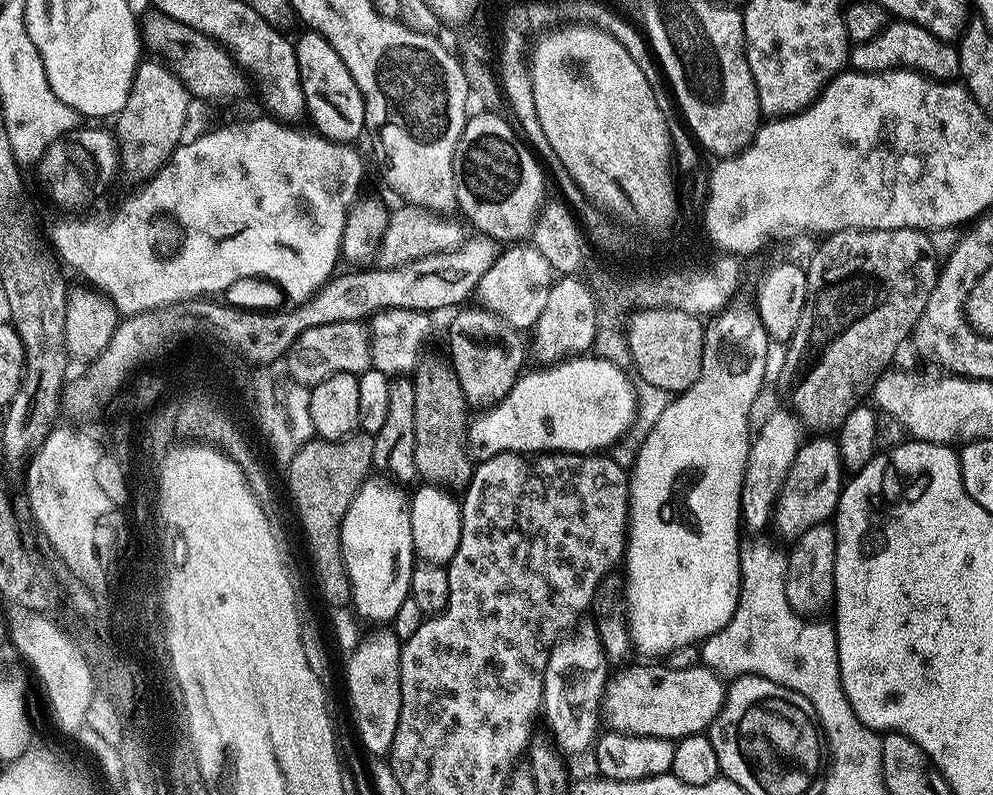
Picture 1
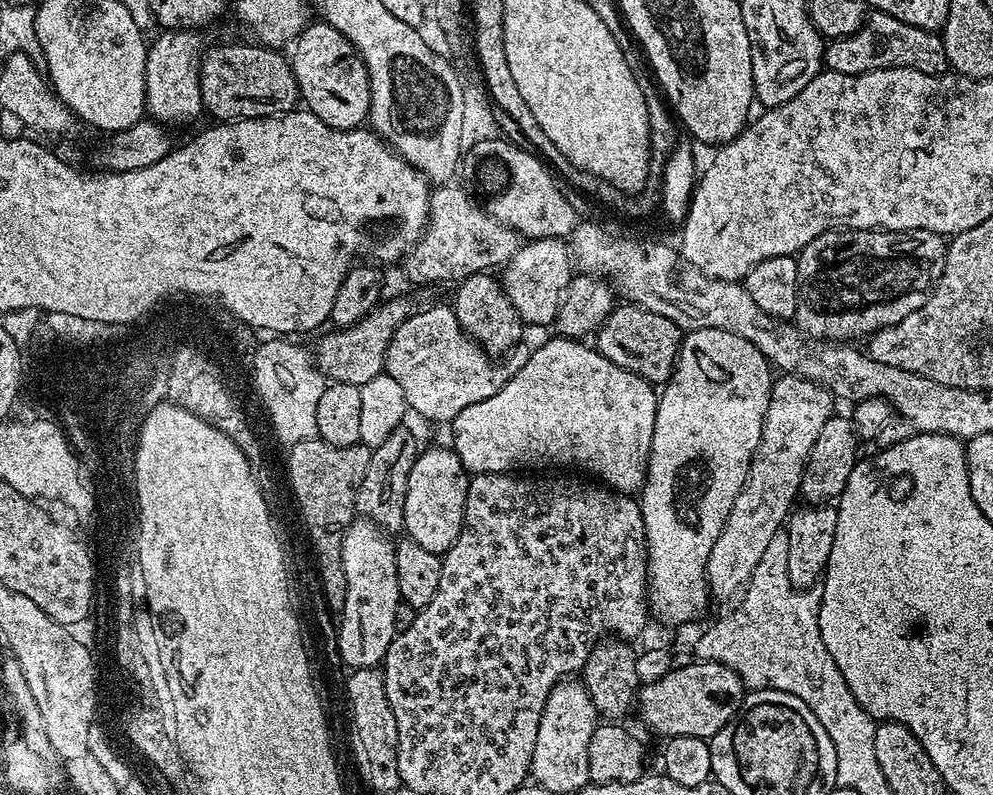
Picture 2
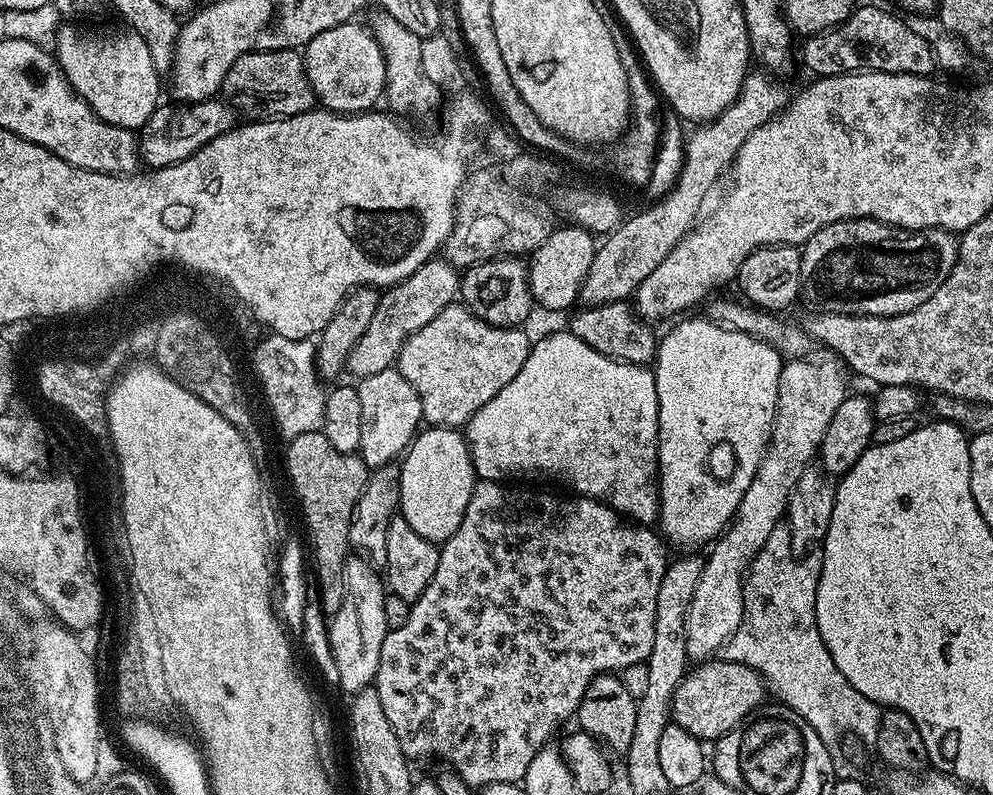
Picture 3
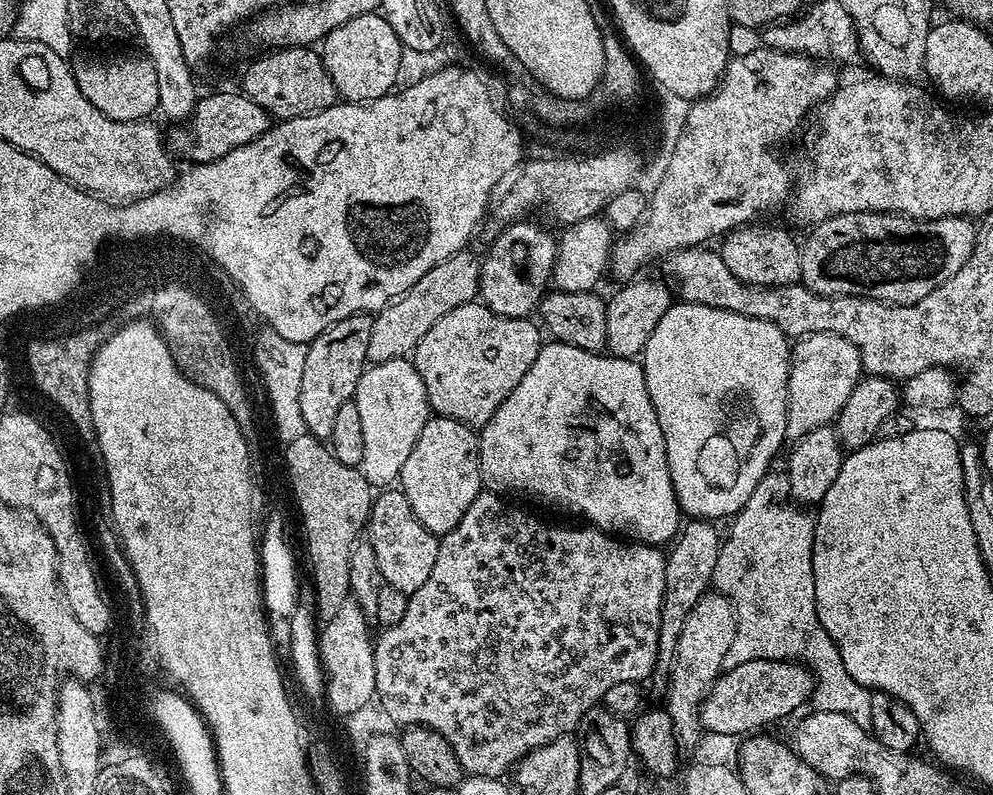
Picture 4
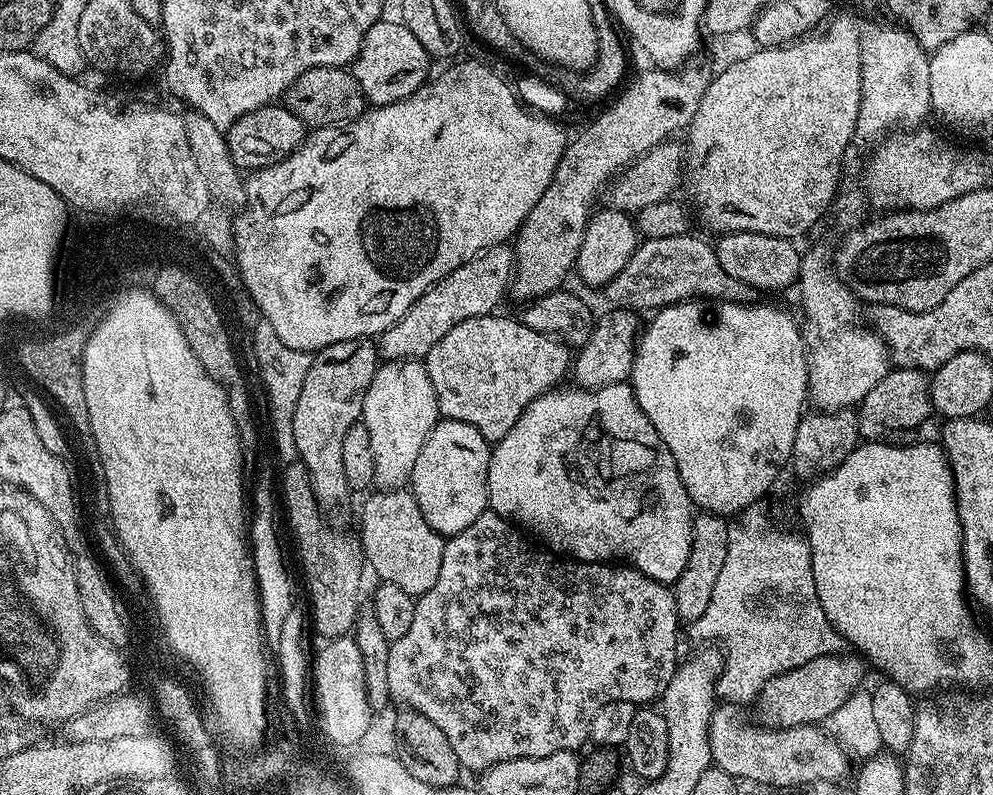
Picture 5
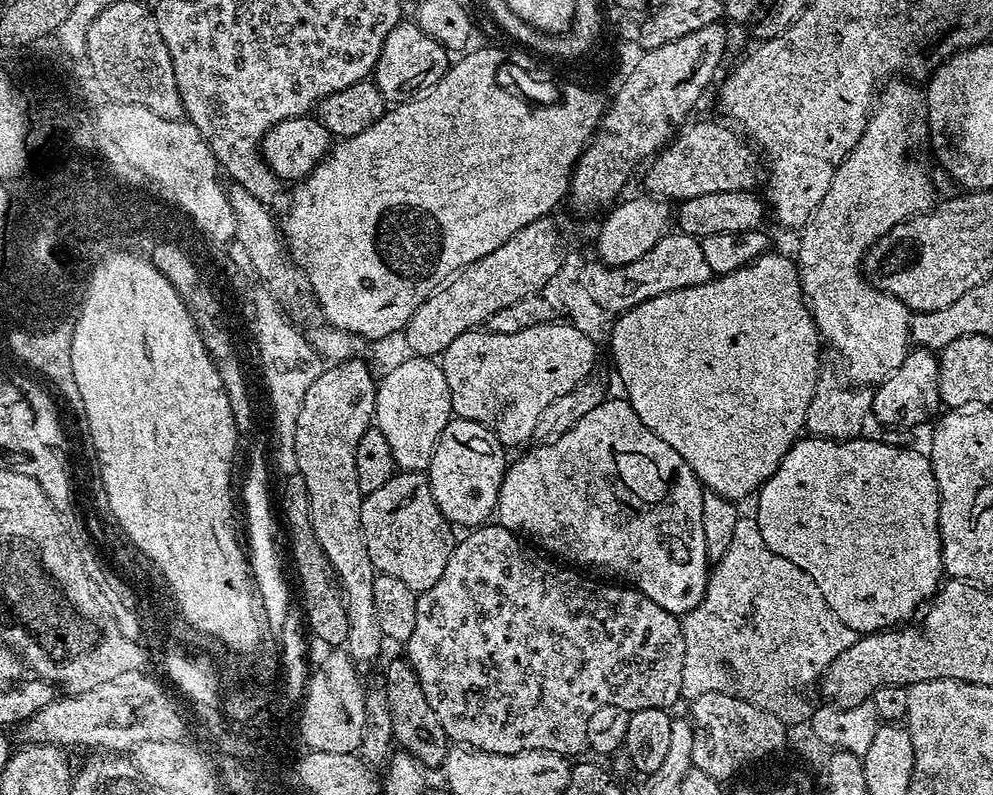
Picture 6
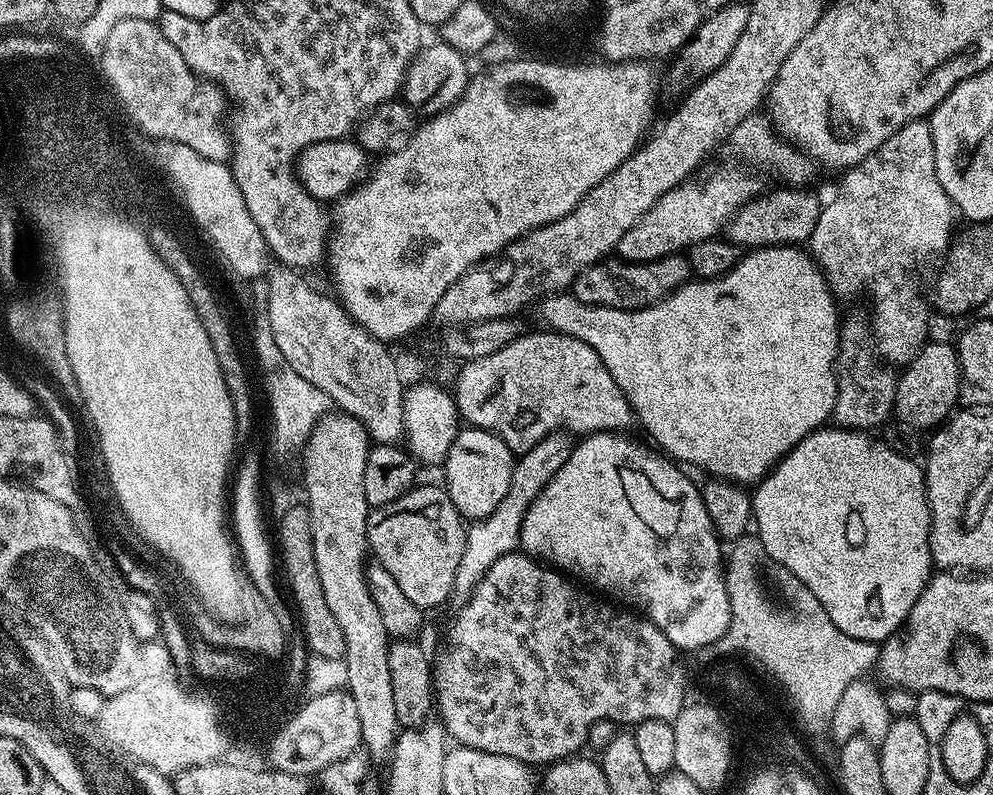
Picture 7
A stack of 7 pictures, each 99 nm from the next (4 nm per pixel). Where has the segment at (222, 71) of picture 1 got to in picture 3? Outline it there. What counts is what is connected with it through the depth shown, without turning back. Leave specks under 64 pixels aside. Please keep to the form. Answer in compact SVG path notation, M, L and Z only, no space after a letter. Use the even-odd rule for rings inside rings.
M290 49L273 52L250 52L242 54L225 76L222 96L249 121L281 120L313 111L317 103L314 90L304 69L304 58L299 51Z

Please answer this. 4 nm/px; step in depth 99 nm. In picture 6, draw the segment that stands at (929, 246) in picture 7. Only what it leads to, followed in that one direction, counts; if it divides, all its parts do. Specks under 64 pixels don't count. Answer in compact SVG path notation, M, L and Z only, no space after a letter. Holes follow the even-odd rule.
M904 78L893 79L891 82L888 82L888 83L893 82L893 84L888 84L885 86L885 88L883 85L882 91L879 93L879 96L878 96L878 103L875 105L872 115L868 117L868 125L866 126L866 130L864 131L864 132L872 132L872 130L874 130L874 126L878 124L878 120L898 120L898 132L896 132L894 136L890 134L890 138L882 142L882 148L859 148L859 146L854 146L854 150L852 152L849 152L847 158L845 158L844 161L842 162L842 166L838 166L838 170L834 174L834 182L830 182L830 190L826 190L826 198L822 198L822 202L818 206L818 210L815 212L815 214L812 215L811 222L809 222L809 224L807 224L807 226L803 228L803 230L799 233L800 260L798 259L798 271L800 274L800 288L804 294L804 303L807 304L808 309L812 311L812 317L814 318L814 322L816 323L816 331L819 332L821 341L823 341L823 343L827 345L827 347L829 344L829 346L832 347L834 351L840 352L841 358L844 359L844 368L846 371L848 371L849 378L847 377L847 379L851 381L853 385L856 385L856 386L878 386L882 382L886 382L886 378L890 378L890 374L894 374L894 370L898 370L898 366L902 366L902 362L904 361L905 358L908 357L908 354L910 351L910 337L912 335L912 317L913 317L913 313L908 311L907 306L905 306L905 304L902 303L901 300L899 300L898 298L894 298L893 296L891 296L890 294L886 294L885 292L879 292L879 290L866 279L865 273L862 271L862 261L865 259L868 249L871 248L876 243L877 240L884 239L884 236L887 235L887 233L889 232L891 228L893 228L893 226L895 226L896 224L901 224L901 222L904 220L910 220L912 219L913 216L921 216L923 212L932 211L934 205L937 203L937 200L938 200L938 197L936 197L936 188L934 185L932 185L932 176L930 173L928 173L928 156L926 153L924 153L924 144L926 148L926 141L929 139L929 136L930 136L930 133L928 131L928 101L926 99L925 93L921 91L921 89L919 92L919 90L916 89L914 85L907 84L906 81L900 80L900 79L904 79Z

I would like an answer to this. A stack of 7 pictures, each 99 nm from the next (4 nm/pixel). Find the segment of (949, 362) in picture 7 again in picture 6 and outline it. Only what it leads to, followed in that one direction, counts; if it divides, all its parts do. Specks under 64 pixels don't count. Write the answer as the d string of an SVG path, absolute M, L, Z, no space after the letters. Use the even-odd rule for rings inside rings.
M928 350L909 351L902 366L898 366L898 370L894 370L886 382L878 385L872 398L872 416L880 419L881 425L890 428L916 430L919 424L927 422L928 416L935 417L941 408L940 362Z

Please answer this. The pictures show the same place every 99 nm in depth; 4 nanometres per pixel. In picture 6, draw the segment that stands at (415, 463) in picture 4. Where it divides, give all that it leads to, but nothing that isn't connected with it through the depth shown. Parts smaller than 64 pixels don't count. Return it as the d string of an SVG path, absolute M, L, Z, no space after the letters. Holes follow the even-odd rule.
M453 418L442 430L440 441L428 463L426 475L438 510L449 524L471 530L487 521L495 513L500 487L504 481L505 445L486 424Z

